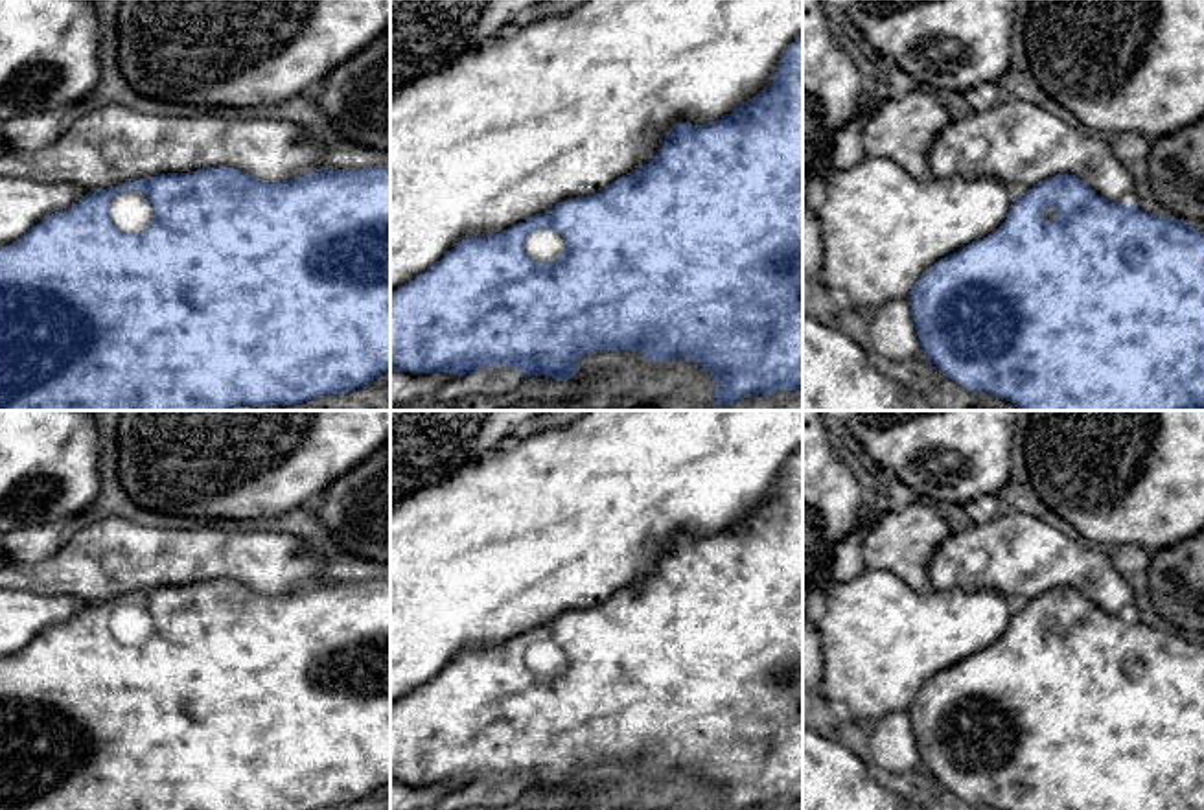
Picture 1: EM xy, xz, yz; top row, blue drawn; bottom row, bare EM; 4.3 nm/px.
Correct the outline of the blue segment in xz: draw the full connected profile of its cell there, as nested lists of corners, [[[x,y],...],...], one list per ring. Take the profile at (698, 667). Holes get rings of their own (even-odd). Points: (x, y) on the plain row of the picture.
[[[803,447],[784,464],[768,503],[716,534],[674,538],[655,571],[613,593],[595,608],[561,613],[539,628],[503,644],[462,652],[423,687],[390,705],[390,782],[411,786],[457,784],[458,792],[490,777],[517,781],[528,788],[567,793],[576,771],[598,762],[633,762],[654,775],[685,770],[716,792],[712,810],[747,810],[803,801]]]

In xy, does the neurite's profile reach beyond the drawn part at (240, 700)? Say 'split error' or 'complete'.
split error

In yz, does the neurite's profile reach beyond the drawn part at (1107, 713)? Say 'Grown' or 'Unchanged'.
Grown

